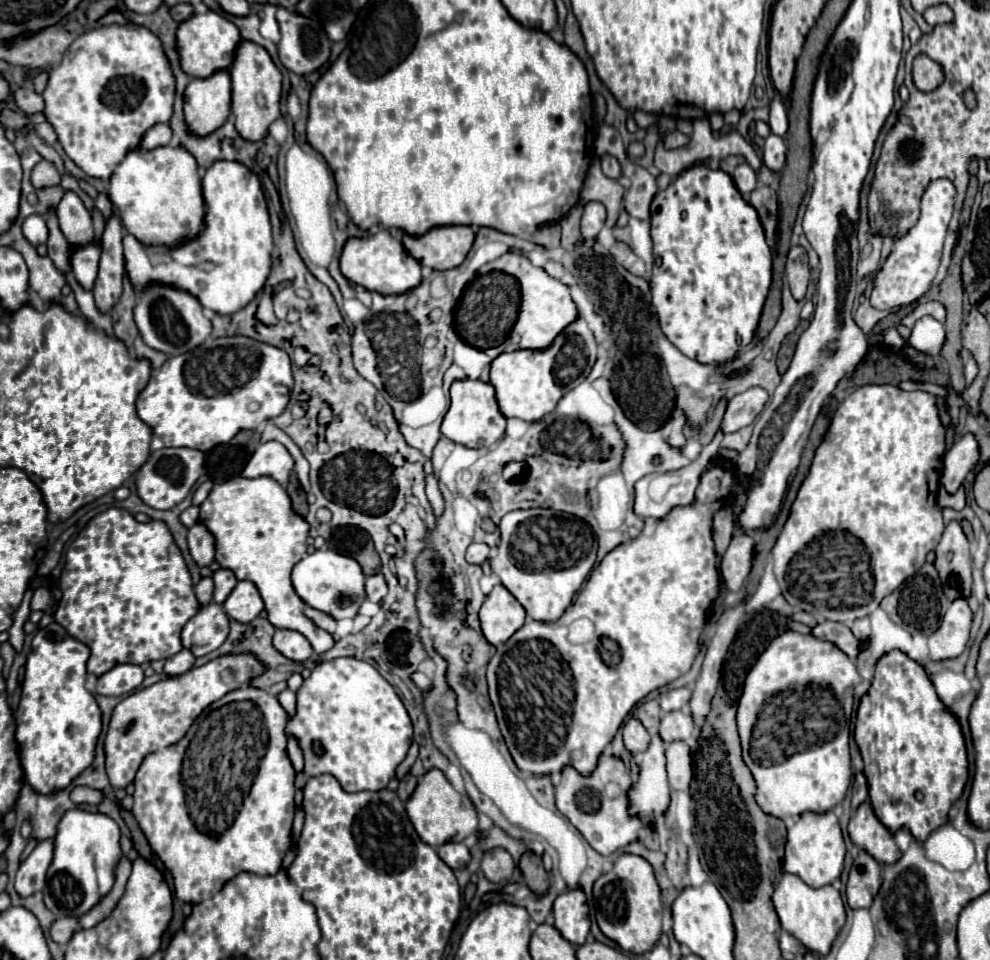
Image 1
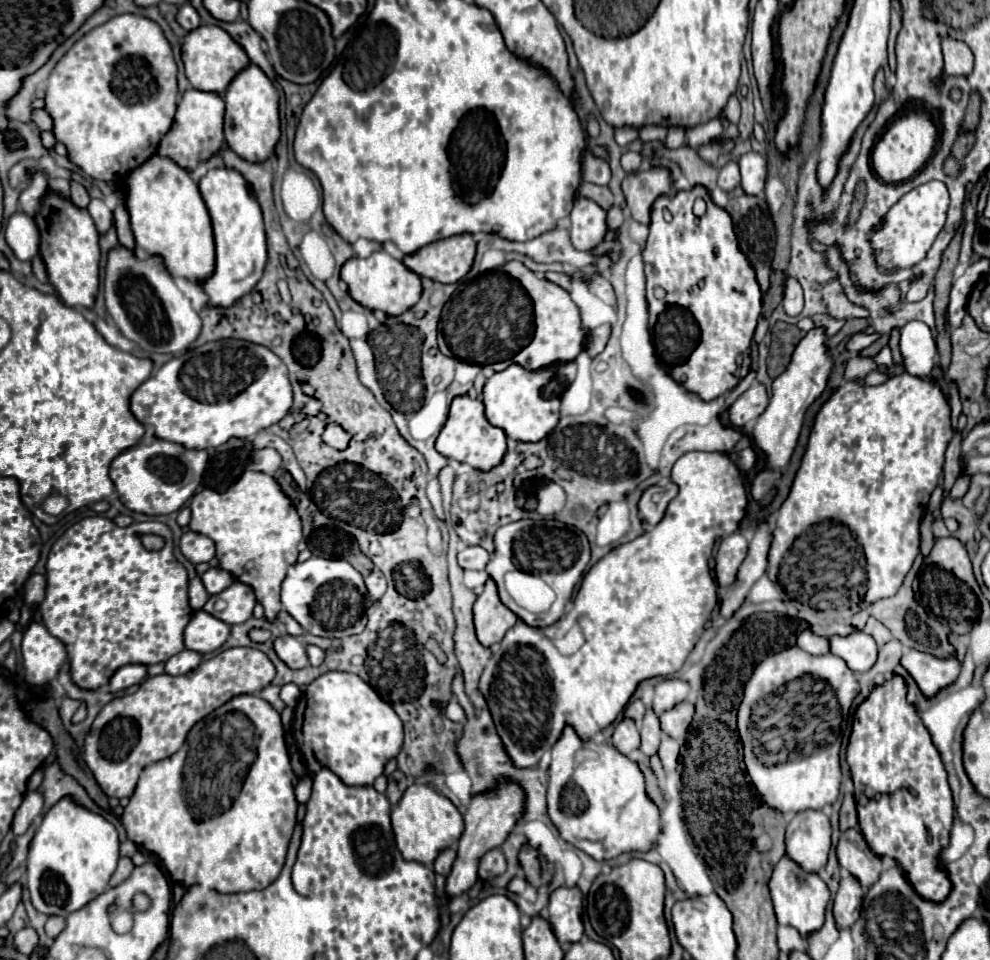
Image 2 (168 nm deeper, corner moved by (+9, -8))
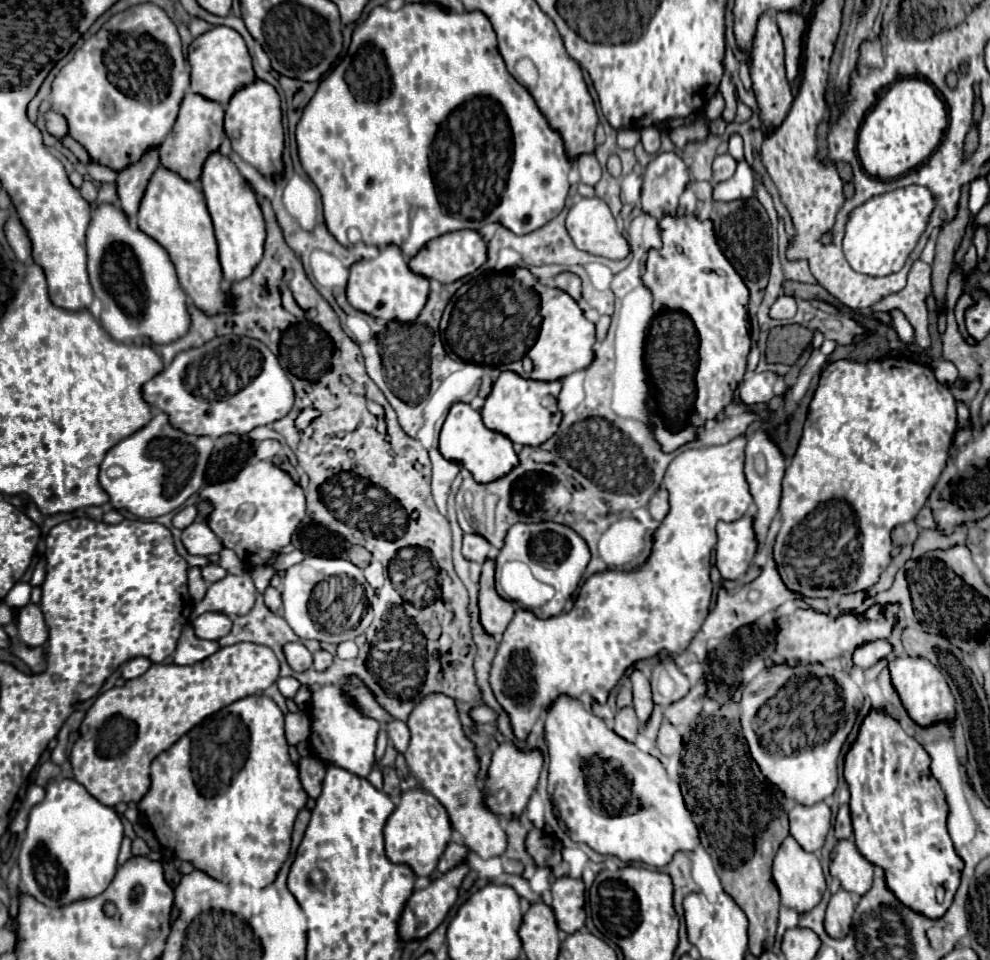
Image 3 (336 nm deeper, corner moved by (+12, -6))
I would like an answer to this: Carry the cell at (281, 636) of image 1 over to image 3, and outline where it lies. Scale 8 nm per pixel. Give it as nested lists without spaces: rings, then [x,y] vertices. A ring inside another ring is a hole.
[[[285,643],[283,653],[287,657],[287,663],[291,665],[293,671],[305,671],[311,667],[313,659],[311,653],[301,645],[301,643]]]

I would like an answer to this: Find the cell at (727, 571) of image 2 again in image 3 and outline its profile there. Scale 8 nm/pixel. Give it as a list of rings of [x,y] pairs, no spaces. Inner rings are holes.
[[[749,519],[717,525],[717,547],[715,565],[723,579],[739,579],[755,557],[757,541]]]

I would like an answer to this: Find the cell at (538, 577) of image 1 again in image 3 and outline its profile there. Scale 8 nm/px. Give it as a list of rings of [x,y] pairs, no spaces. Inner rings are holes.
[[[553,521],[515,523],[513,527],[509,527],[509,531],[505,535],[505,543],[503,543],[503,547],[495,559],[497,571],[507,561],[523,561],[531,567],[533,575],[541,583],[553,583],[555,597],[549,603],[545,603],[541,609],[535,611],[537,617],[549,619],[549,617],[555,617],[563,611],[567,599],[577,589],[579,579],[581,579],[581,575],[589,563],[589,547],[579,533],[575,533],[571,527],[561,525],[561,523],[553,523]]]

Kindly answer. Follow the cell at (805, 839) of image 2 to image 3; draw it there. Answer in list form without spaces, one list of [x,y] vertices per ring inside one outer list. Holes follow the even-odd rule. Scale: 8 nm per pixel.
[[[815,803],[811,807],[795,805],[789,811],[789,823],[791,835],[801,845],[801,849],[815,853],[823,847],[831,827],[831,809],[825,803]]]

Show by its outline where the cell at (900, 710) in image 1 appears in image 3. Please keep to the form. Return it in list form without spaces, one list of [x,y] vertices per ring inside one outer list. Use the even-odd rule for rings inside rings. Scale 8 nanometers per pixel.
[[[871,709],[859,727],[859,735],[845,755],[845,779],[851,791],[851,817],[855,831],[855,845],[865,859],[873,865],[883,867],[889,889],[897,895],[901,903],[913,911],[939,919],[949,909],[953,895],[959,887],[959,877],[963,871],[963,861],[955,853],[951,837],[947,833],[947,801],[937,779],[929,771],[929,753],[909,737],[897,719],[885,711]]]

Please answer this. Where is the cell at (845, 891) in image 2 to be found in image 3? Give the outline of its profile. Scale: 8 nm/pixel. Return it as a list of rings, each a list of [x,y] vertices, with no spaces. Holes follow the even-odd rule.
[[[839,889],[827,905],[825,931],[835,939],[843,939],[851,929],[853,911],[855,911],[855,903],[851,899],[851,893],[845,889]]]

